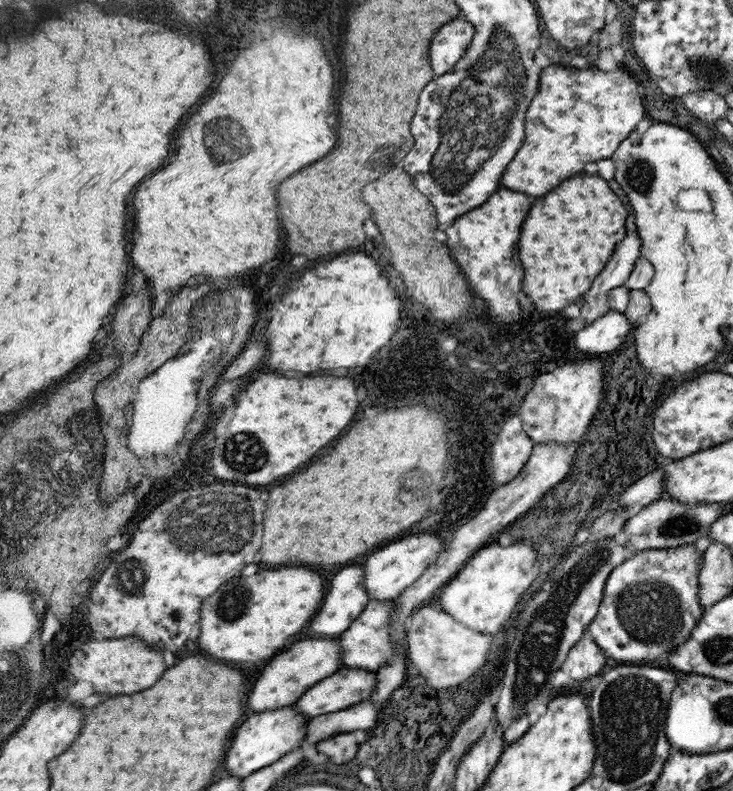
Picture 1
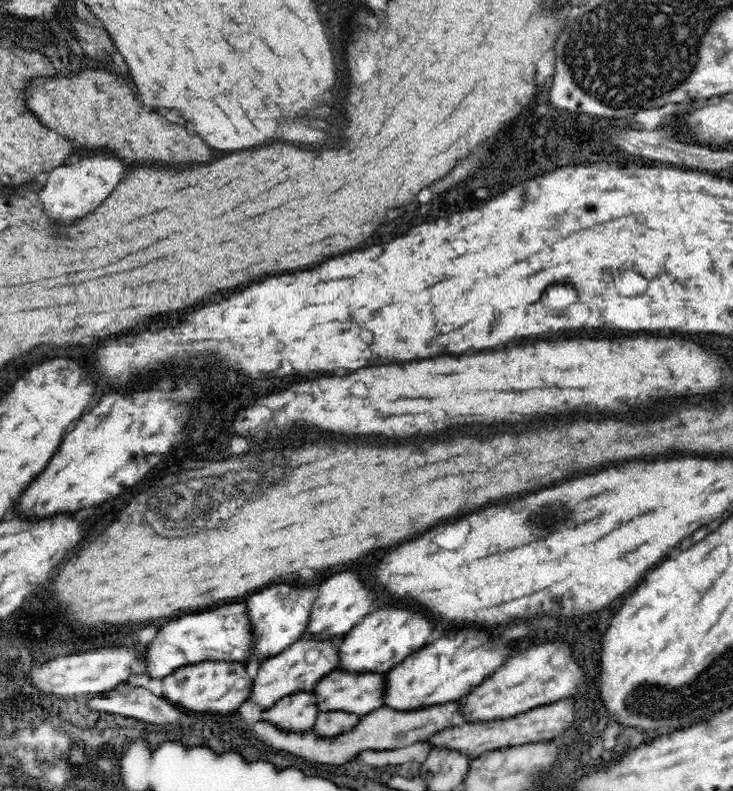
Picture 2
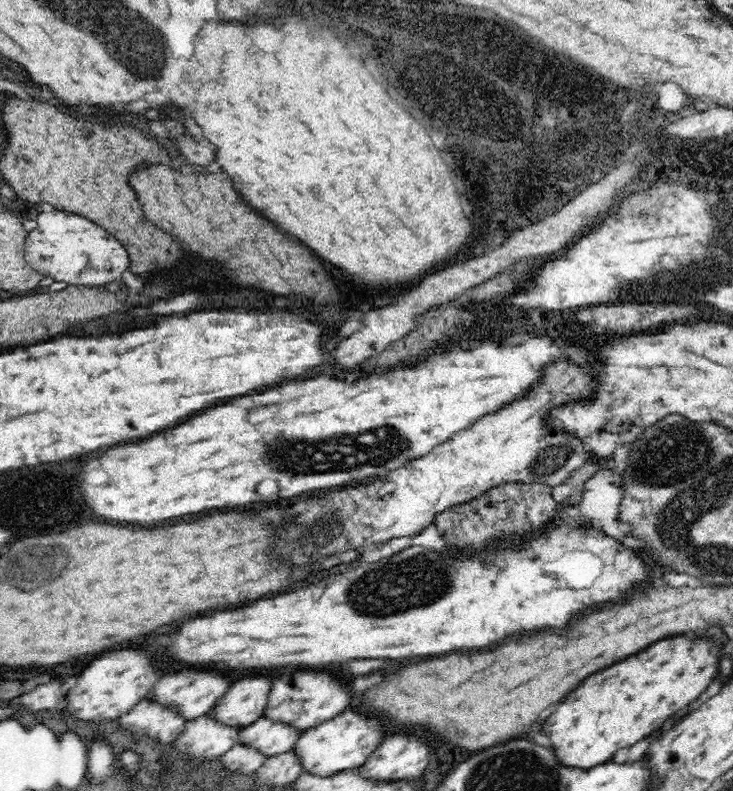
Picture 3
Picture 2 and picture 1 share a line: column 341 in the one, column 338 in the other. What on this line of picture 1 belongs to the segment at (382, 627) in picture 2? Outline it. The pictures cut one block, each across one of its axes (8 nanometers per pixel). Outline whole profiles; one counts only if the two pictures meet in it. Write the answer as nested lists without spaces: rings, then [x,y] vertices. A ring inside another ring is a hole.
[[[305,638],[301,642],[291,644],[281,656],[275,656],[259,674],[255,680],[249,698],[247,708],[251,712],[273,712],[281,708],[293,706],[297,698],[301,698],[309,688],[319,684],[321,678],[331,676],[341,668],[341,644],[339,640],[317,640],[317,638]]]

